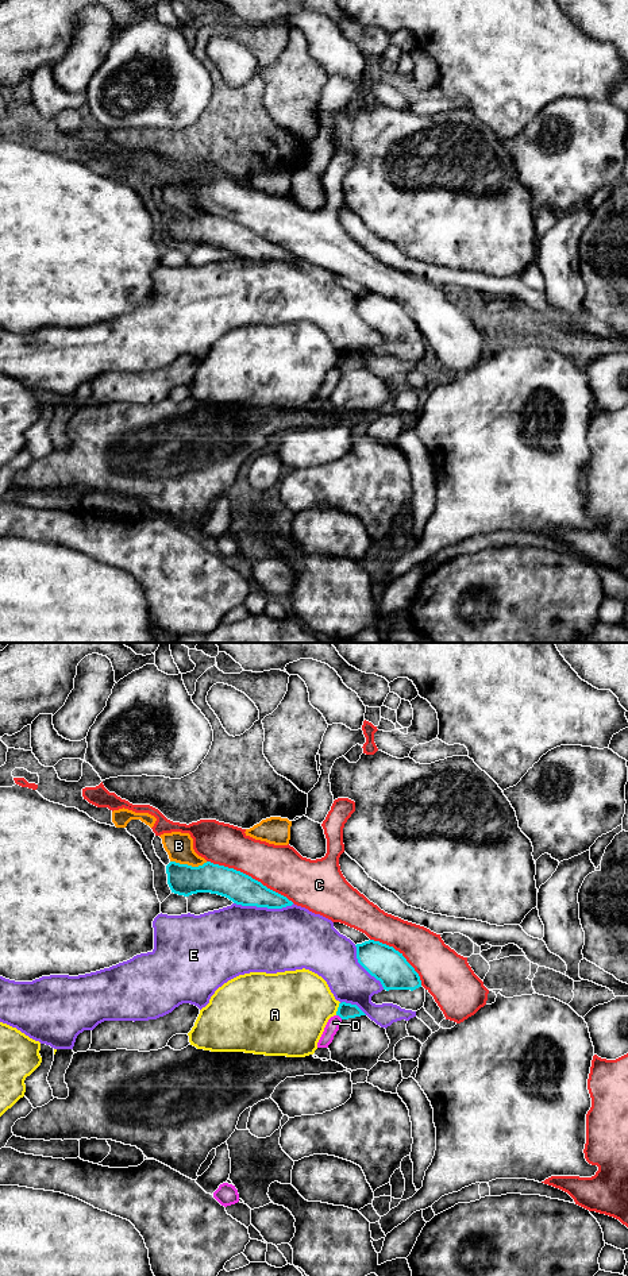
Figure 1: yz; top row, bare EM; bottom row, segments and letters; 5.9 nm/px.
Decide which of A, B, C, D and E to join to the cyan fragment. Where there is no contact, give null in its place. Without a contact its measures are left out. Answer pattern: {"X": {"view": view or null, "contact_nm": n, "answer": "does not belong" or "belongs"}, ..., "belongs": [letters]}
{"A": {"view": "yz", "contact_nm": 80, "answer": "does not belong"}, "B": {"view": "yz", "contact_nm": 220, "answer": "does not belong"}, "C": {"view": "yz", "contact_nm": 600, "answer": "does not belong"}, "D": {"view": "yz", "contact_nm": 50, "answer": "does not belong"}, "E": {"view": "yz", "contact_nm": 360, "answer": "does not belong"}, "belongs": []}

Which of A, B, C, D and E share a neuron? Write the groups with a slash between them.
A / B / C / D / E

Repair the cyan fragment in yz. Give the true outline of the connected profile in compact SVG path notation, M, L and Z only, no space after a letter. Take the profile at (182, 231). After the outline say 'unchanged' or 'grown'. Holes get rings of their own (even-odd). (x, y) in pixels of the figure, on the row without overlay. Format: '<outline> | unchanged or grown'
M170 213L166 217L166 225L172 244L184 248L211 244L242 258L282 261L293 257L286 248L267 240L251 228L211 213L199 219Z | unchanged

